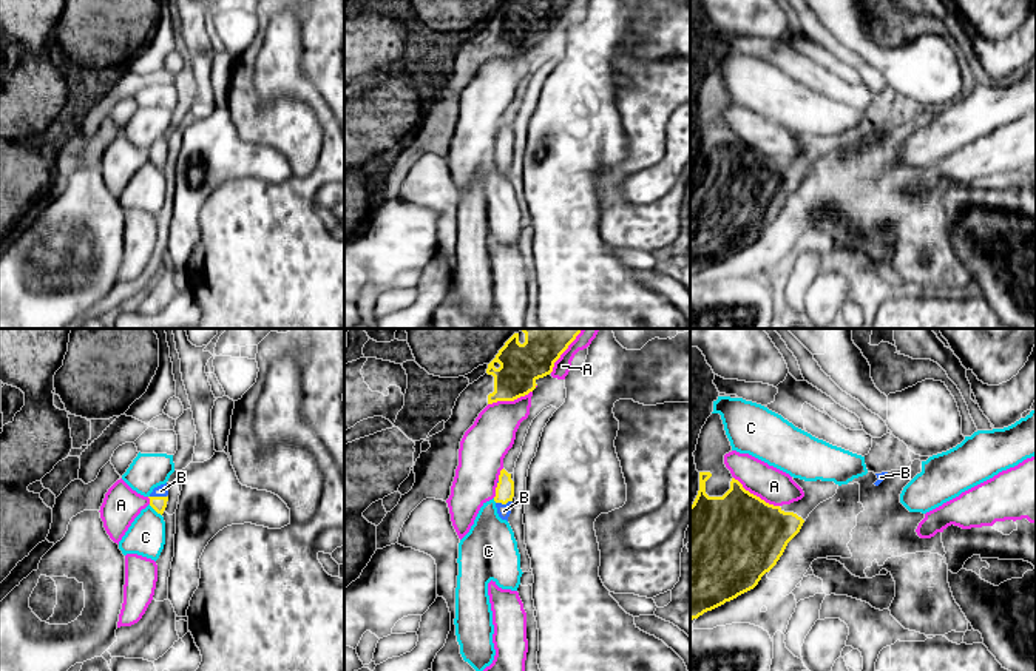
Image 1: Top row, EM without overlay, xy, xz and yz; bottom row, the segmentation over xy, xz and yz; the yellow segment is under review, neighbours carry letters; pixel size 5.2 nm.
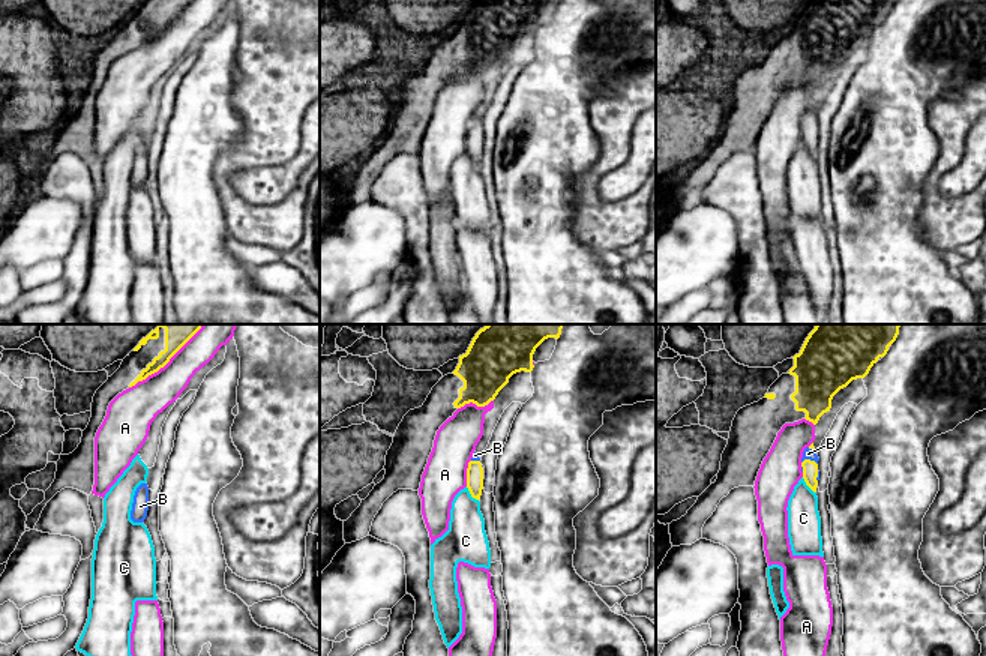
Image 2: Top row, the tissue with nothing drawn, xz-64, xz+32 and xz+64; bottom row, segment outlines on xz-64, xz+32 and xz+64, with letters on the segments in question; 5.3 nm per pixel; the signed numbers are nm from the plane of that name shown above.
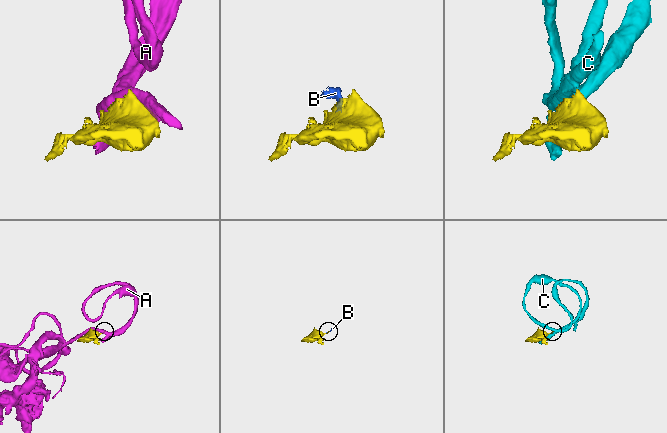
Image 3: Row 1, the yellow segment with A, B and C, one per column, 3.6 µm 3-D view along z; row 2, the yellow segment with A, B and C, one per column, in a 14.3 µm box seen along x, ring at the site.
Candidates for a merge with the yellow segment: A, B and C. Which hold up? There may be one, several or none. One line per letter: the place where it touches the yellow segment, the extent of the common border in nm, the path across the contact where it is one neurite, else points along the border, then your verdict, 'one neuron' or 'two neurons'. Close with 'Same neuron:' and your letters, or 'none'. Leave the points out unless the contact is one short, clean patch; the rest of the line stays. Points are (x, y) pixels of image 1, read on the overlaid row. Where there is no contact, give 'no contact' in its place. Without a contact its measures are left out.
A: contact yz (755, 495); length 280 nm; two neurons
B: contact xy (158, 497); length 90 nm; way xy (158, 503), (158, 497), (161, 491); one neuron
C: contact xy (155, 509); length 90 nm; two neurons
Same neuron: B

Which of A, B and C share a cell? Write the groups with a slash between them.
A C / B

